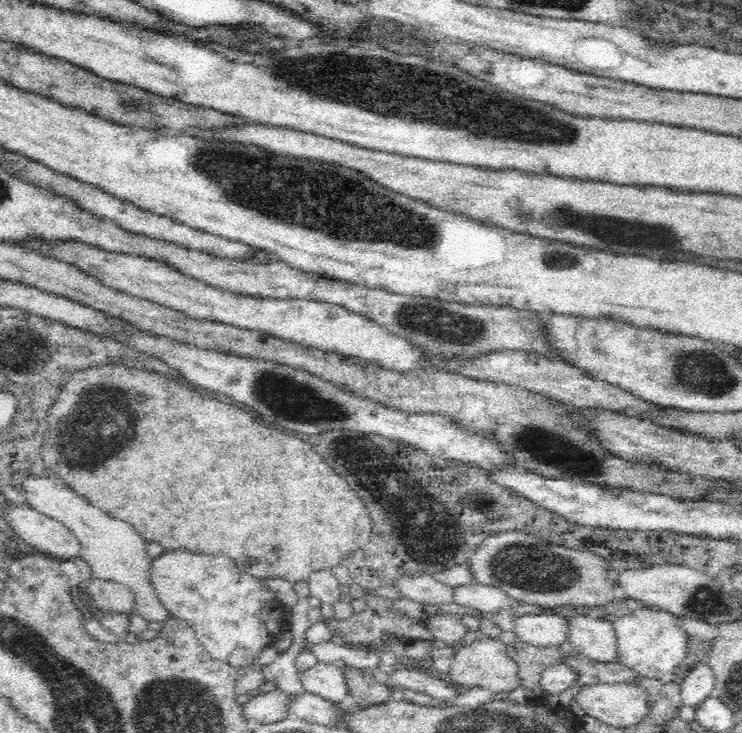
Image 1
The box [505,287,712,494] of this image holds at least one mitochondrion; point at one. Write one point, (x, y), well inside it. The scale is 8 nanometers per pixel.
(572, 456)

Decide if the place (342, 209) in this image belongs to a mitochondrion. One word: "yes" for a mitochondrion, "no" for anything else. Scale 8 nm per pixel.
yes

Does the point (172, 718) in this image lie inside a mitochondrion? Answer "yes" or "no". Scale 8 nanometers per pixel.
yes

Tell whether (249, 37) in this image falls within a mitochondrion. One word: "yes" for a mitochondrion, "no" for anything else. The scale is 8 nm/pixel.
yes

